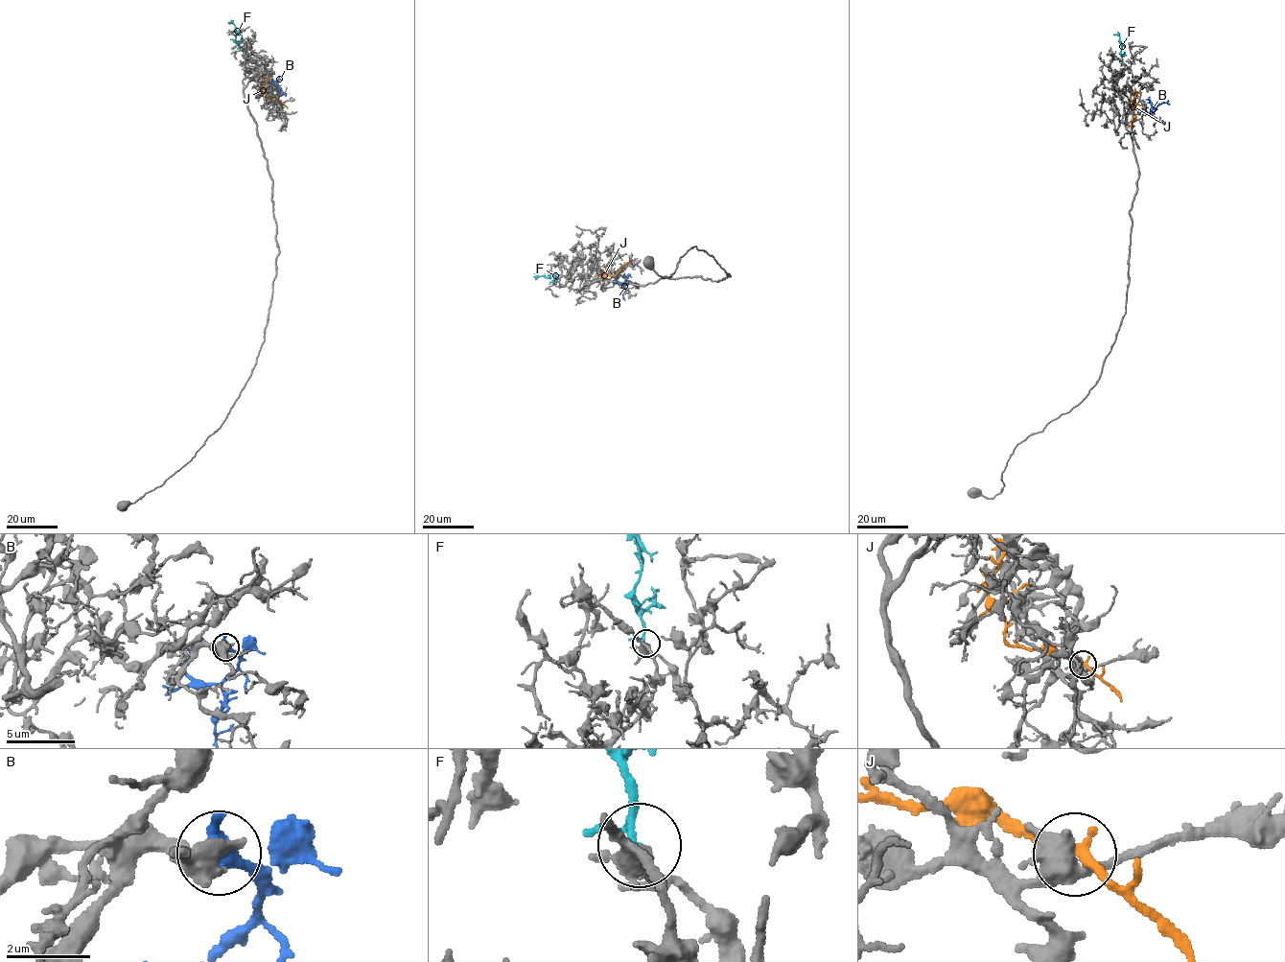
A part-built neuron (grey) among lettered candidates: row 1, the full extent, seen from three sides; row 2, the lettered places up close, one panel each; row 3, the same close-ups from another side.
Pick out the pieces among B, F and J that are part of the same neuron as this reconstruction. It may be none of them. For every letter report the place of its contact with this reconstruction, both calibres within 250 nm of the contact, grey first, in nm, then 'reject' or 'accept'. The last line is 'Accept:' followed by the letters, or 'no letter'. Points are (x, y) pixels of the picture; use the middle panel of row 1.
B: (624, 275) | 420/500 nm | reject
F: (560, 277) | 320/120 nm | accept
J: (622, 267) | 440/200 nm | reject
Accept: F

